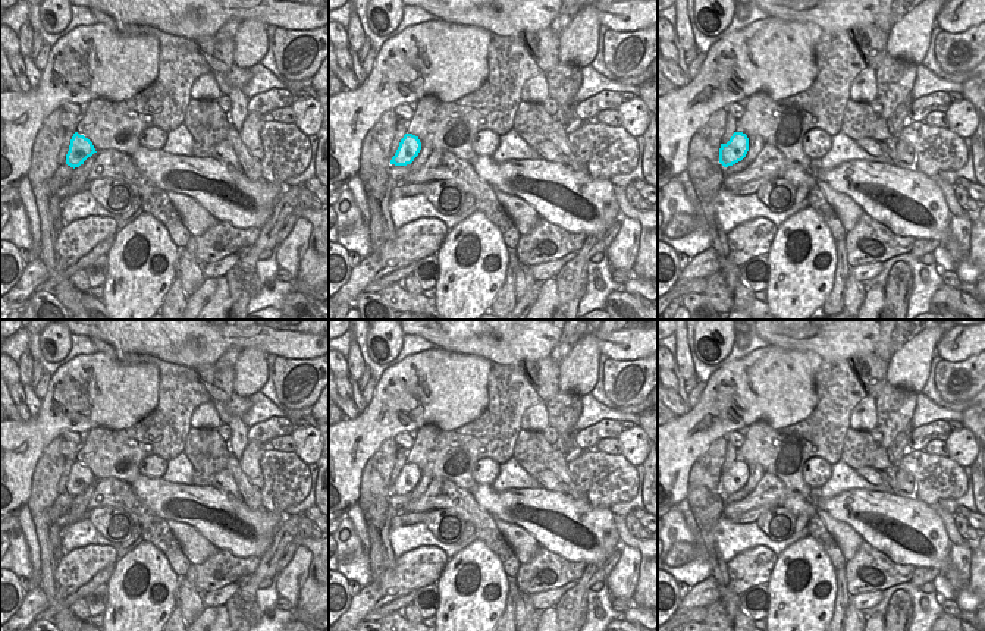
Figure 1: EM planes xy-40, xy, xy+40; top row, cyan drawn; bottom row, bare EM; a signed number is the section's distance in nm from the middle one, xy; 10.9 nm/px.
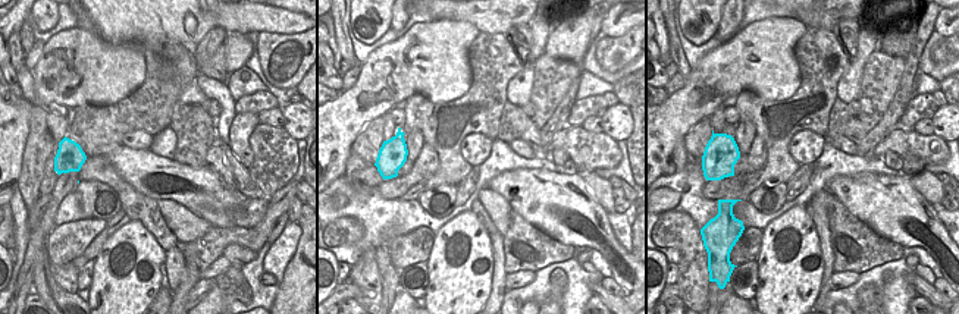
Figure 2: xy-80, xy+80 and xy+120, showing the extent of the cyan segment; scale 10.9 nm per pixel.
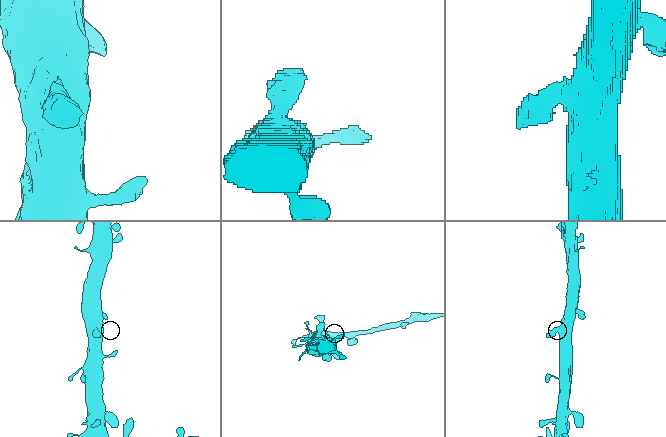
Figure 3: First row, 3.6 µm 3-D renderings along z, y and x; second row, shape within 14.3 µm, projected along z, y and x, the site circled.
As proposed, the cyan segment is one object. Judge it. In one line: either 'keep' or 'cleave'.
keep

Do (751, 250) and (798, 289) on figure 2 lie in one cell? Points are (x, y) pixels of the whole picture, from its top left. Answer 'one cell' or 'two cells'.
two cells

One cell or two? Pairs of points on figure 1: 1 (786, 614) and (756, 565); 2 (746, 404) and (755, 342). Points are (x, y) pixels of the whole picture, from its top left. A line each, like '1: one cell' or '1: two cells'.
1: two cells
2: two cells

